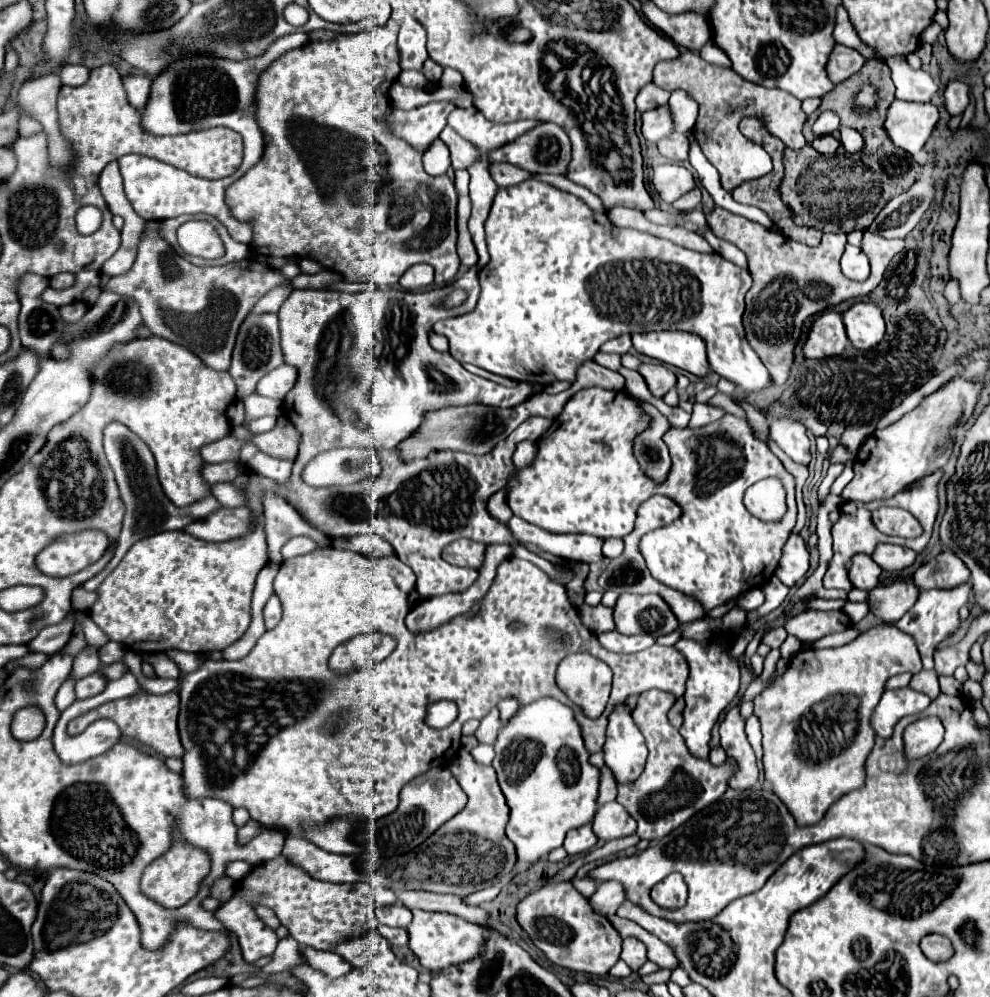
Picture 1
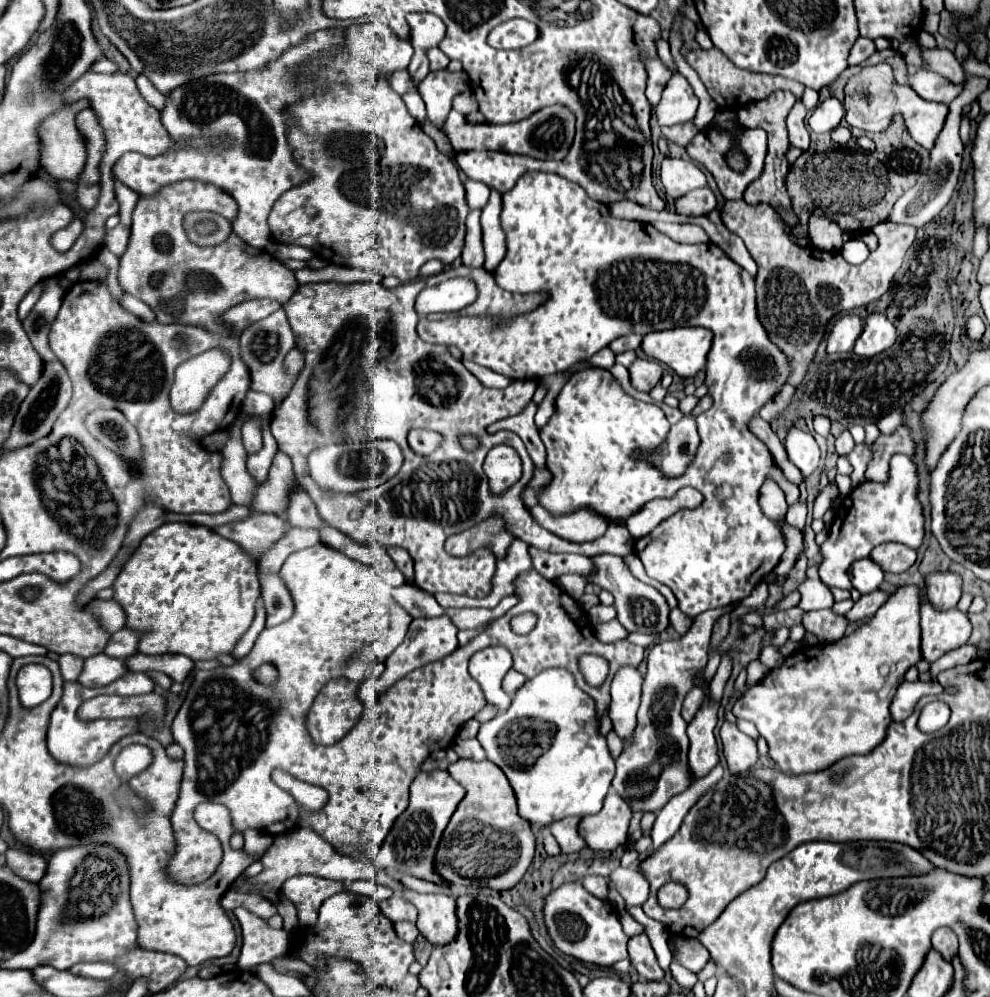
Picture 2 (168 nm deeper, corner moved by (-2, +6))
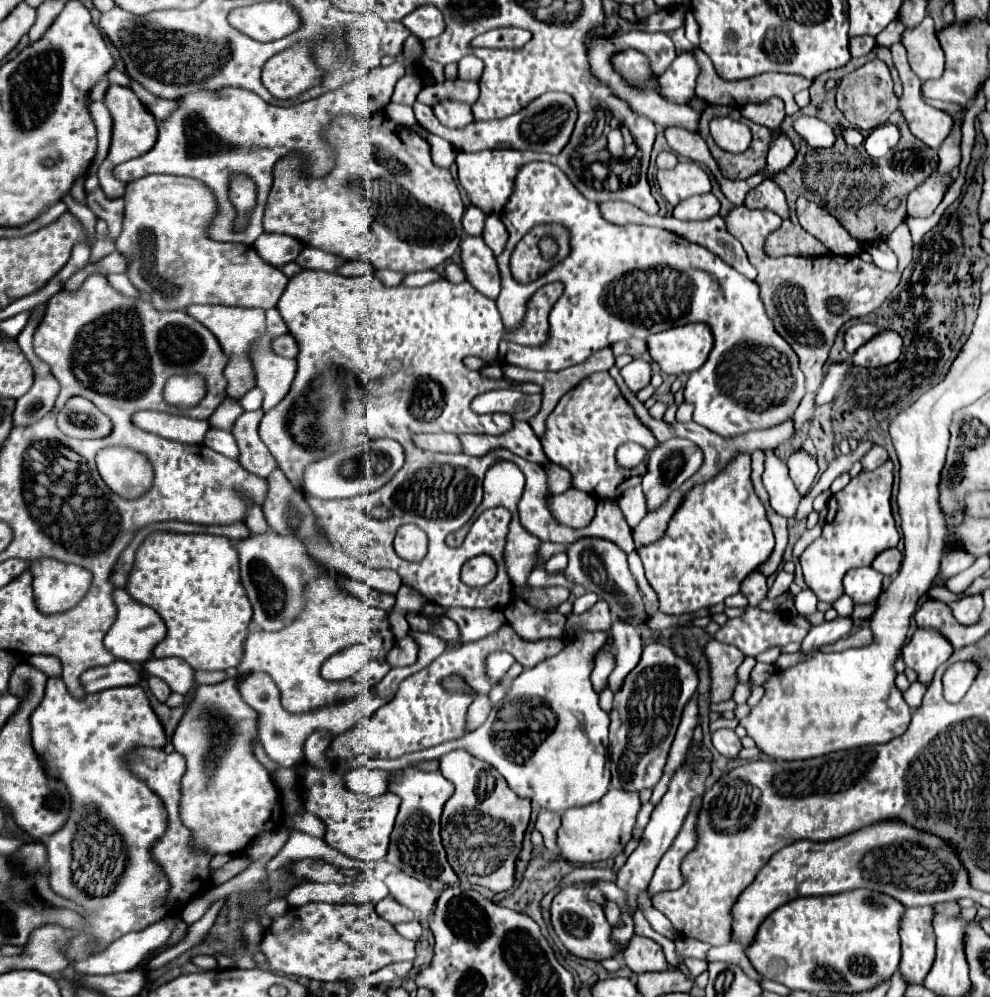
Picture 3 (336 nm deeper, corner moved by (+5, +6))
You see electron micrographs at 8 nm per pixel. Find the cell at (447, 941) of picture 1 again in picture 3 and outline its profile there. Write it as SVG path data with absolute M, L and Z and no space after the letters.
M391 872L385 878L385 884L391 892L391 896L401 902L403 906L407 906L409 910L413 910L417 914L417 920L427 926L429 918L433 916L433 906L437 904L437 892L433 892L429 888L429 884L419 882L415 878L409 878L403 872Z

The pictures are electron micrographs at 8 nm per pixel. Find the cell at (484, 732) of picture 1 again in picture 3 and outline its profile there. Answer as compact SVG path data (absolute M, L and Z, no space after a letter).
M491 652L485 658L485 672L491 684L499 684L503 680L503 676L507 674L507 670L513 666L513 656L509 652Z

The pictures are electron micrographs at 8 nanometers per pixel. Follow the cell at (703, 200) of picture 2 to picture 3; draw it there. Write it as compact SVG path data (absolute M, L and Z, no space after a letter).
M709 192L687 198L673 208L673 216L679 220L707 220L719 212L719 200Z

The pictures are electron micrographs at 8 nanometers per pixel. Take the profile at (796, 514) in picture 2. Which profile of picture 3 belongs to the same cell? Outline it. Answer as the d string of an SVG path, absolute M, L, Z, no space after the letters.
M771 450L767 452L767 458L765 458L763 484L771 496L773 510L785 518L793 518L797 514L797 506L803 496L797 494L797 488L789 478L787 464L779 460Z

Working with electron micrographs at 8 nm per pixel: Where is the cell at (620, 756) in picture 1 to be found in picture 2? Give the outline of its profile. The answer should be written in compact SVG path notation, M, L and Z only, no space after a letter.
M622 666L612 680L612 702L610 702L610 718L618 736L630 738L636 726L636 710L640 704L640 686L642 674L638 666Z

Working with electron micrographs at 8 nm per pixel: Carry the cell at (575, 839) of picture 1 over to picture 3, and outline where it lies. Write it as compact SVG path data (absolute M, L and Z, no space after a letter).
M539 812L537 816L537 822L535 822L535 828L541 832L543 840L545 840L545 846L547 850L557 850L557 830L559 830L559 824L561 824L561 816L557 812Z

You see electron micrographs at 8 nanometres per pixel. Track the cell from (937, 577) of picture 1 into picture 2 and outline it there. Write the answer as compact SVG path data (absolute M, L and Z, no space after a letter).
M938 572L926 578L926 596L936 610L955 608L962 594L962 578L953 572Z

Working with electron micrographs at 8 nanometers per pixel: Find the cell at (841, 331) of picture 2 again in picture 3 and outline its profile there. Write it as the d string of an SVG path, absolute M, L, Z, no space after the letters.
M859 322L855 326L851 326L849 330L845 330L845 352L851 356L859 346L863 346L869 338L873 338L879 332L879 326L875 324L867 324L867 322Z

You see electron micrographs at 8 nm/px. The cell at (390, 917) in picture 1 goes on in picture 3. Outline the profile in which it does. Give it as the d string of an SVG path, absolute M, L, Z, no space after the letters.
M391 896L383 898L375 908L377 908L377 914L381 914L381 918L385 918L385 920L391 922L391 924L409 922L409 920L415 918L415 914L413 914L409 908L401 906L401 904L399 904L395 898L391 898Z

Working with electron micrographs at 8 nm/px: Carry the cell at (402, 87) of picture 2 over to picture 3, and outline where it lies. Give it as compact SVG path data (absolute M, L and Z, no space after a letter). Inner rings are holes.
M399 60L397 66L377 66L373 68L373 74L365 74L363 78L355 78L351 82L345 82L341 88L331 90L327 94L321 94L313 100L301 102L291 108L277 108L269 106L261 96L253 94L251 90L241 88L225 88L225 90L195 90L195 94L185 94L177 100L177 110L169 114L169 118L159 122L159 138L157 144L143 156L127 160L119 164L113 170L113 176L125 184L139 180L147 174L173 174L173 176L191 176L205 182L217 196L219 202L219 214L213 220L209 228L209 236L219 242L241 242L251 246L259 234L263 232L263 210L267 204L269 190L273 186L273 168L279 160L283 160L289 154L299 154L305 158L305 174L311 178L321 178L331 172L333 168L333 154L329 146L323 142L321 130L331 124L331 120L339 114L357 114L357 116L371 116L385 108L385 104L391 100L395 82L405 74L405 60ZM233 174L249 174L257 186L257 206L253 208L253 214L249 214L249 226L245 230L233 230L233 218L237 218L237 210L233 210L233 202L229 202L229 178Z

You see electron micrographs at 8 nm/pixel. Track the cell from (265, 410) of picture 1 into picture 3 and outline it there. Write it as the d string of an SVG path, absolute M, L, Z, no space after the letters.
M253 388L249 390L241 400L239 404L243 406L243 410L259 410L261 408L261 400L263 400L263 394L259 388Z

